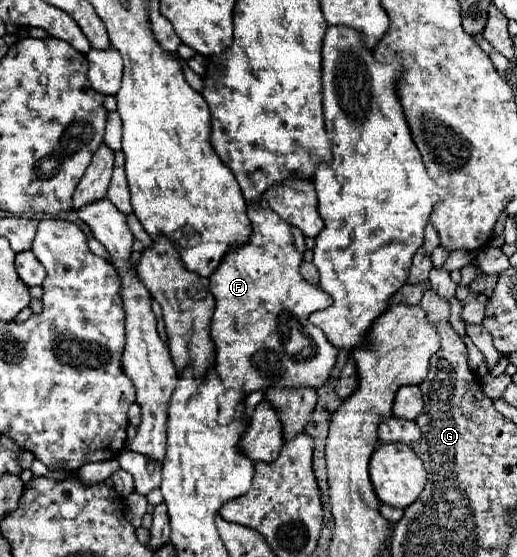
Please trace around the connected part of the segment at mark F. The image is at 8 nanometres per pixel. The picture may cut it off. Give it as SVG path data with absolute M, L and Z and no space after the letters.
M248 204L248 218L252 222L252 236L250 236L250 242L238 250L234 250L232 254L228 254L222 264L218 266L218 270L210 276L210 292L214 294L216 298L216 310L214 310L214 316L212 316L212 326L210 326L210 336L216 344L216 372L224 384L224 402L220 402L220 414L218 414L218 424L230 424L232 418L234 418L234 410L236 410L236 404L242 404L244 402L244 396L256 392L256 390L266 390L270 386L274 388L314 388L314 390L320 390L328 380L330 380L330 374L332 374L332 368L336 364L336 358L338 358L338 350L326 340L324 332L320 328L316 328L314 324L308 324L308 316L316 310L324 310L332 304L332 298L318 286L312 286L310 282L306 282L302 276L300 276L300 264L304 262L304 252L306 252L306 242L304 242L304 236L302 232L298 232L298 228L294 228L292 224L286 224L278 214L270 212L268 210L260 210L252 204Z

